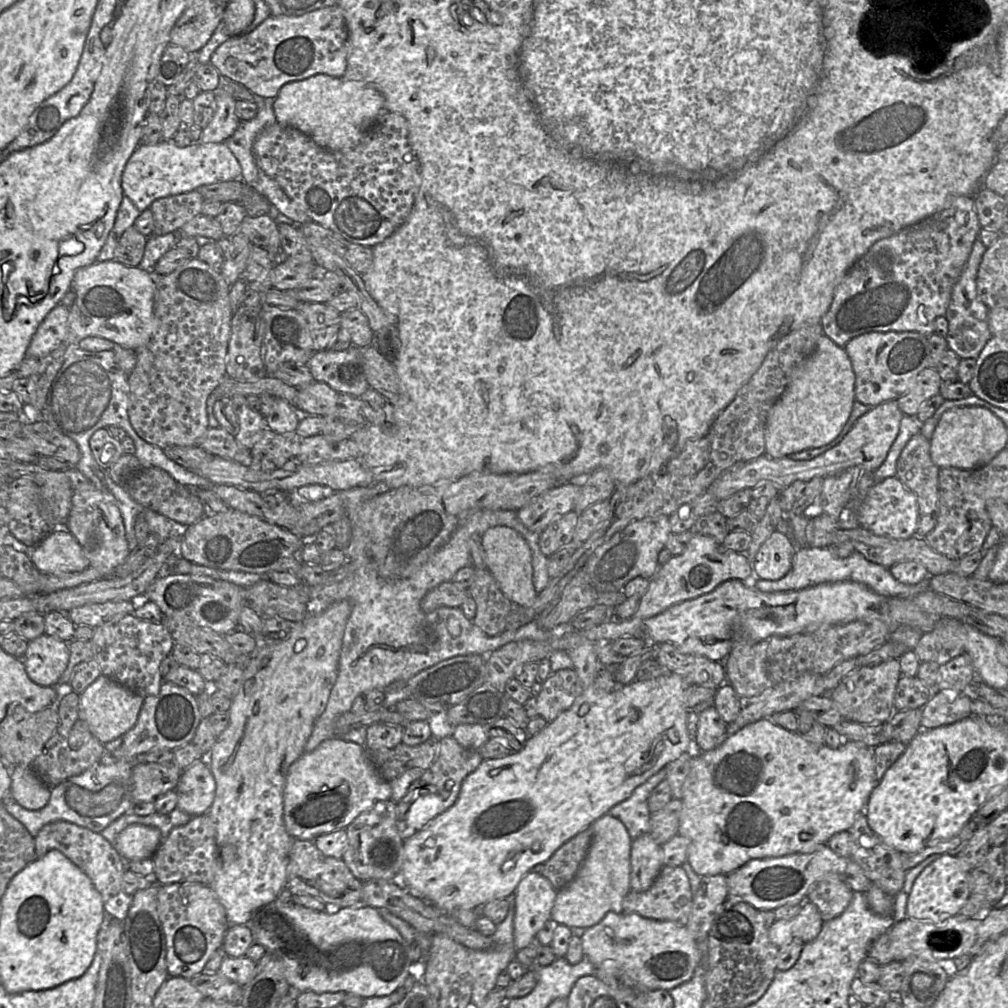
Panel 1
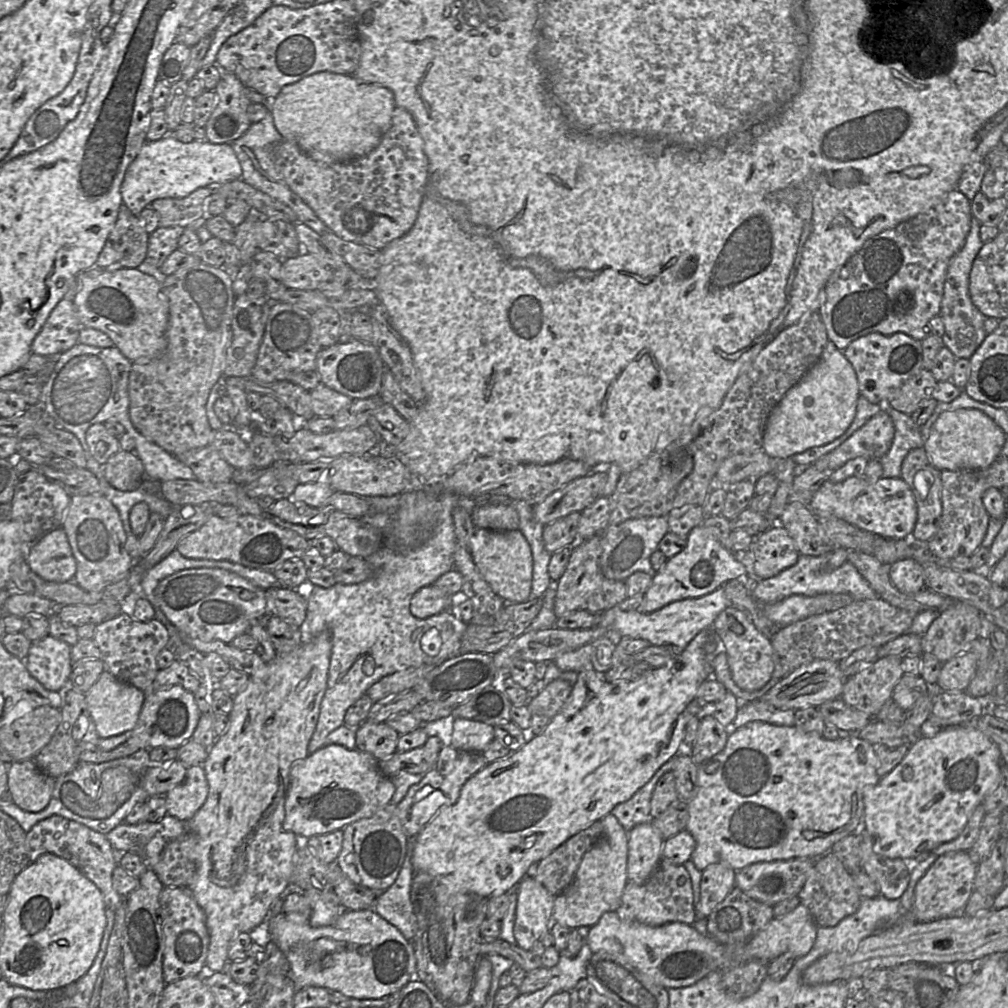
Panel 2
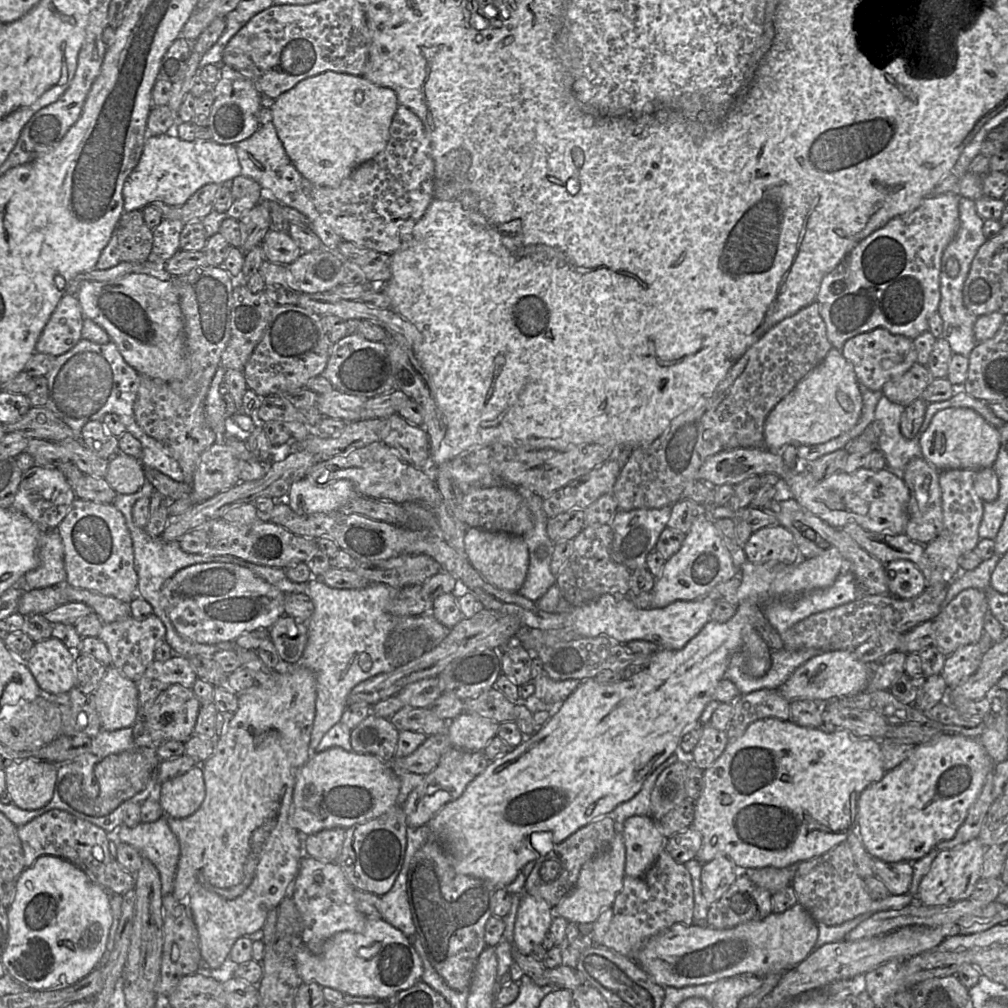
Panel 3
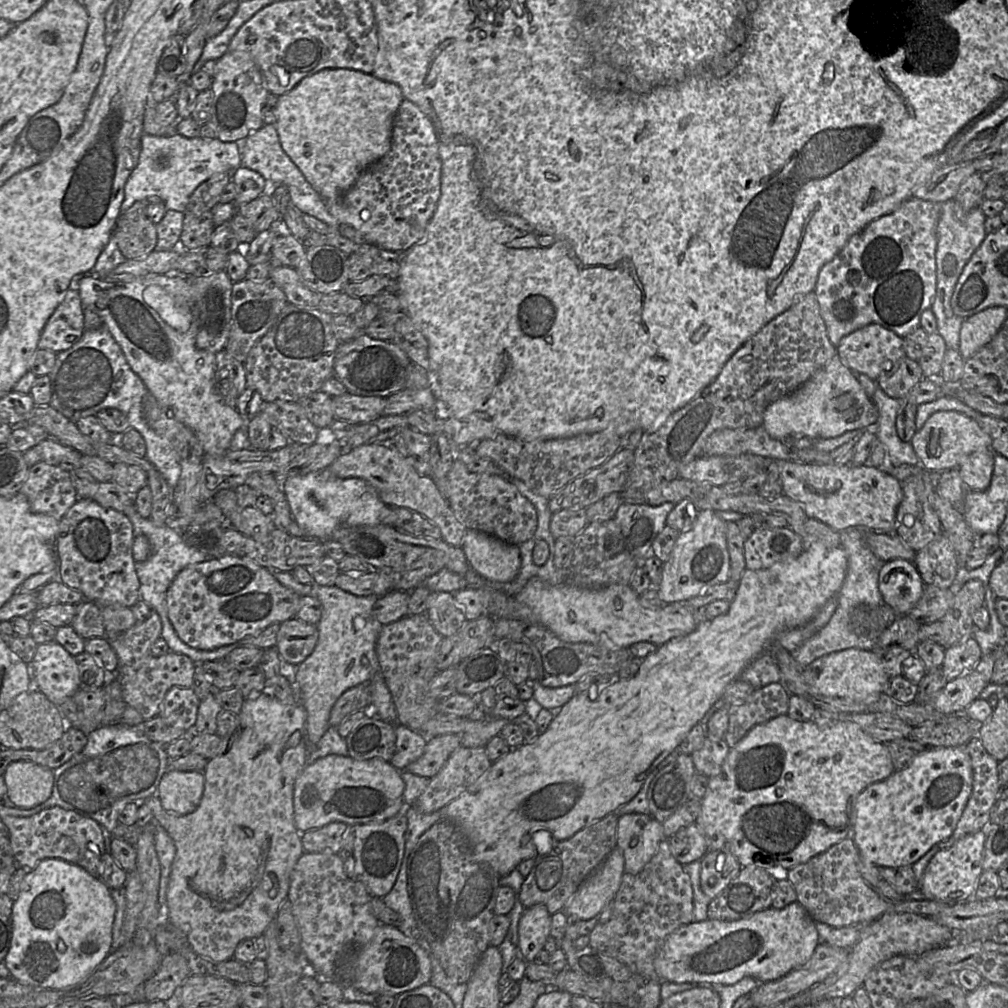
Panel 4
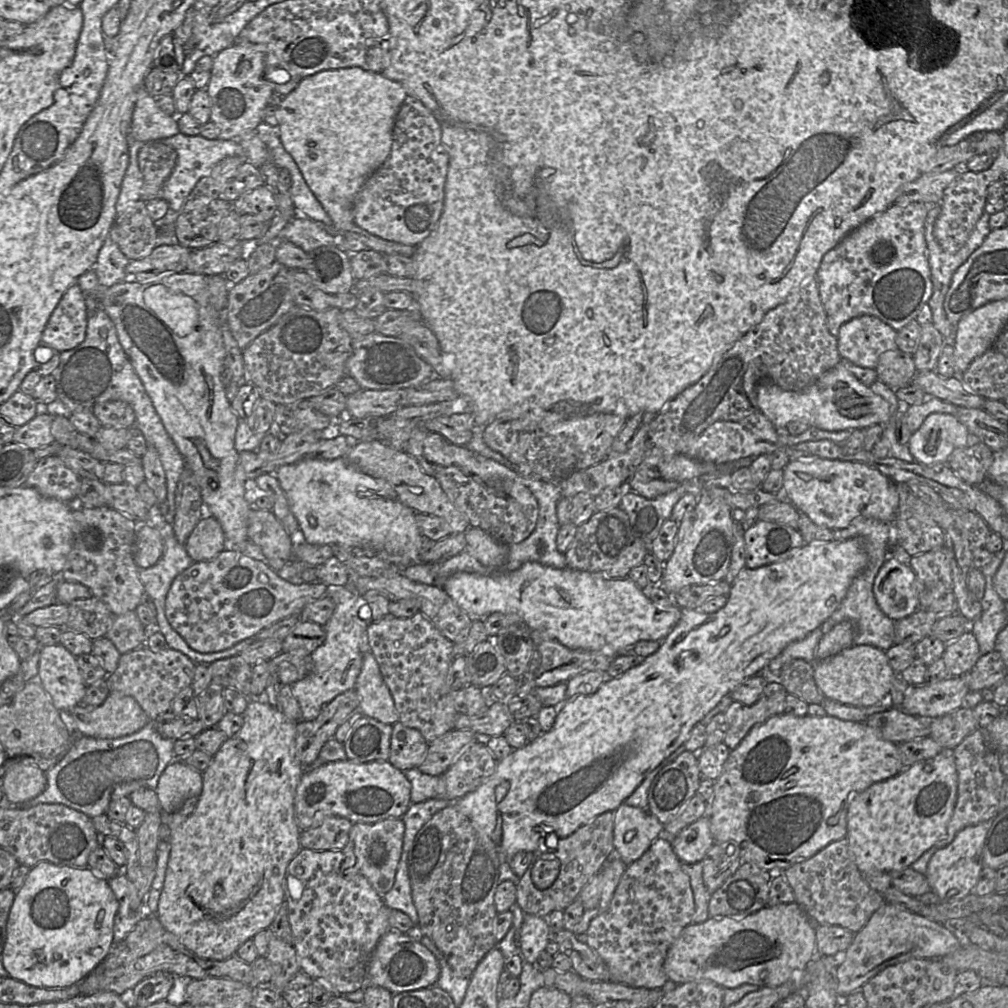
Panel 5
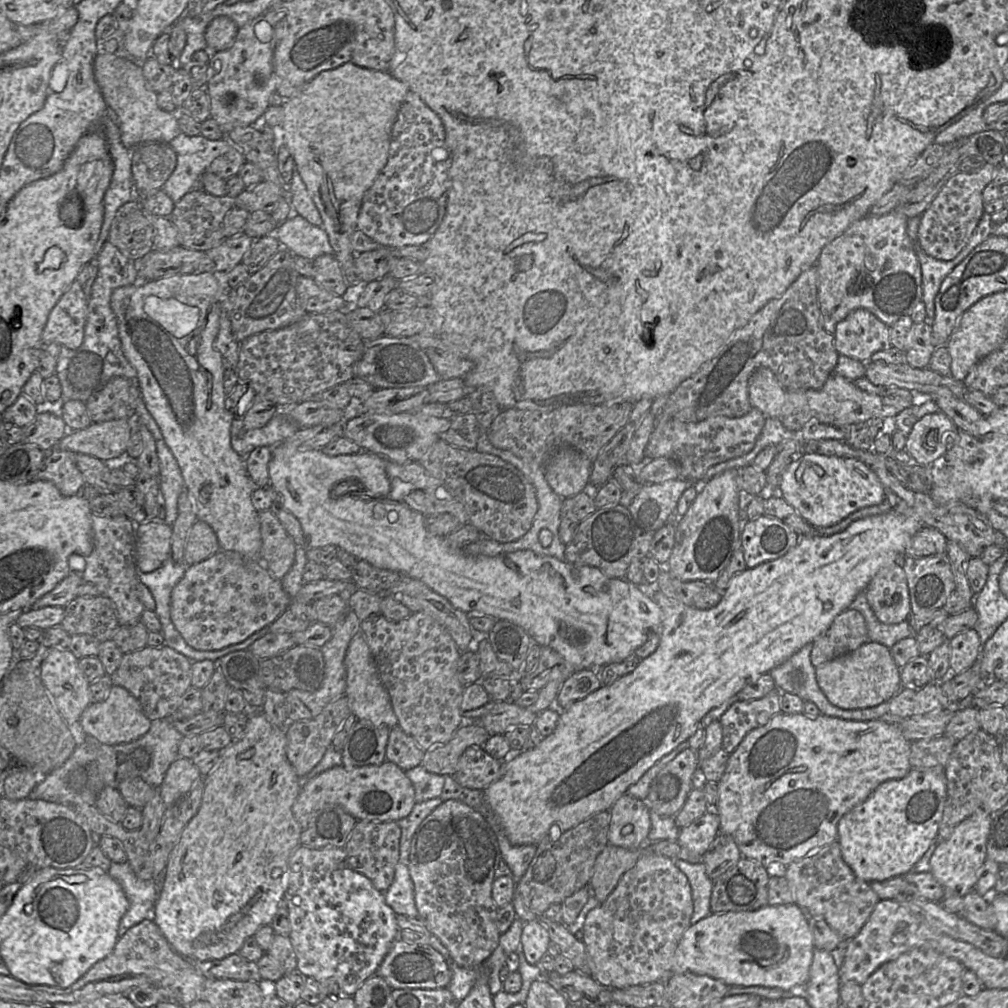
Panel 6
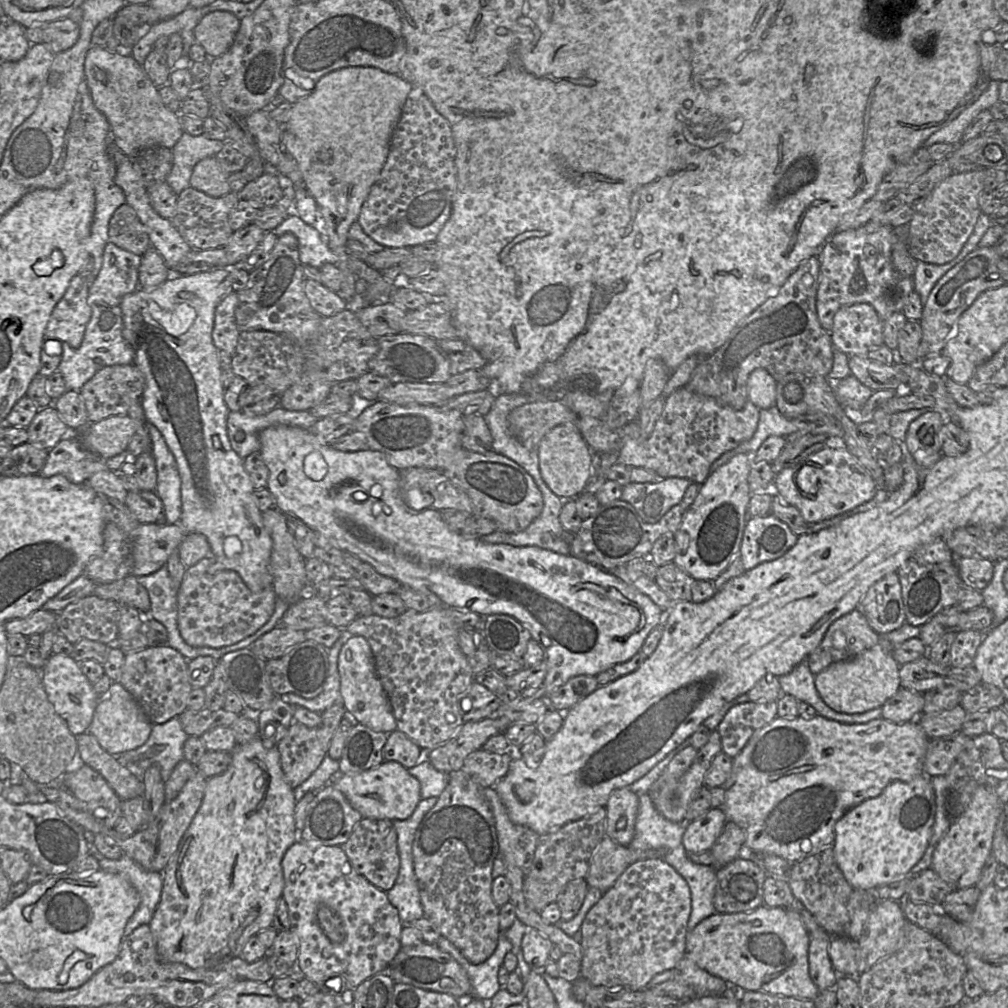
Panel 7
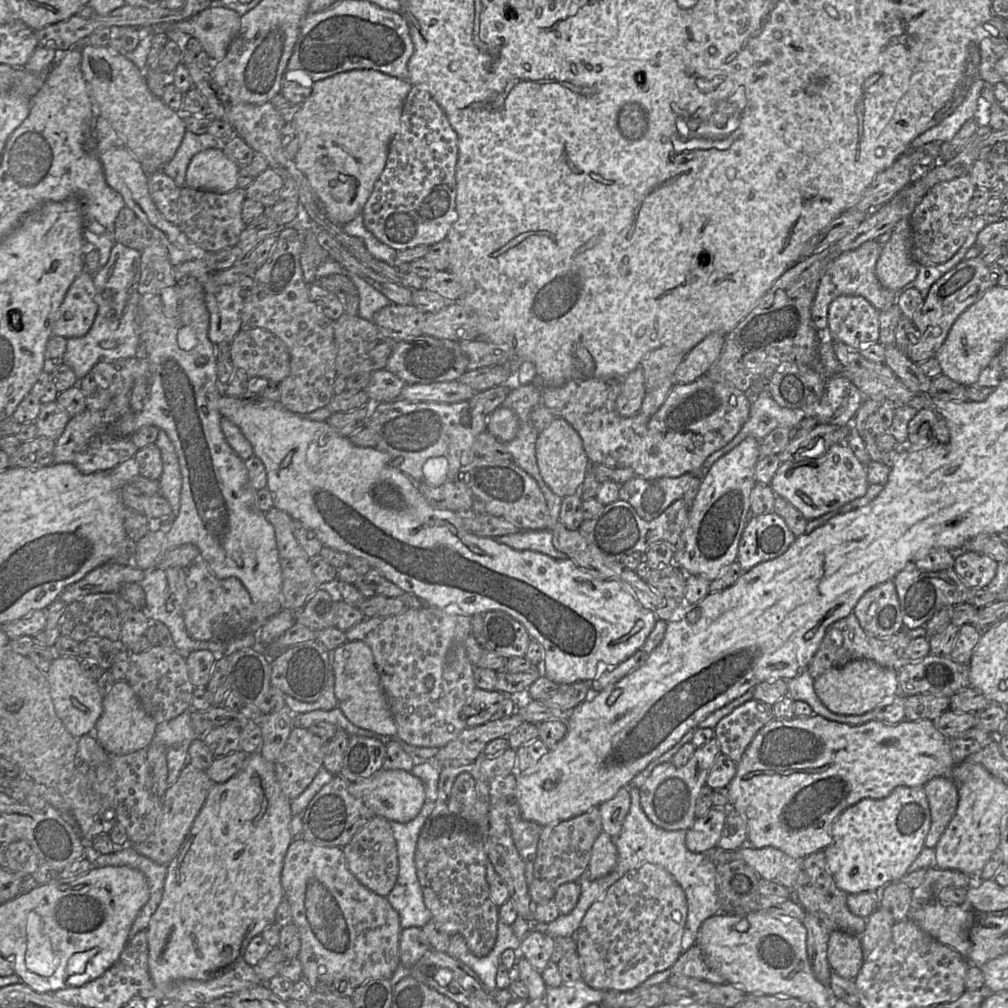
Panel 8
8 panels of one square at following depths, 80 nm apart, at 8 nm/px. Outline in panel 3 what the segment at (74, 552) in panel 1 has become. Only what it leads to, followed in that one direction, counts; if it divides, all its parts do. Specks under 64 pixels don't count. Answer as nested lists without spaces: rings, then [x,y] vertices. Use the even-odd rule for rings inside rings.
[[[56,530],[43,533],[38,555],[38,567],[24,575],[26,589],[52,587],[66,581],[64,547]]]

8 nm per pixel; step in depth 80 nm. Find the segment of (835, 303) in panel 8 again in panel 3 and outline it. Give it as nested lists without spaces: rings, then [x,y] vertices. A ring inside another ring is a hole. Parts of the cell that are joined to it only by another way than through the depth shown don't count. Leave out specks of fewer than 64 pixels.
[[[876,328],[848,339],[841,353],[852,364],[858,382],[872,391],[881,391],[885,383],[905,373],[917,362],[912,340],[891,334],[883,328]]]

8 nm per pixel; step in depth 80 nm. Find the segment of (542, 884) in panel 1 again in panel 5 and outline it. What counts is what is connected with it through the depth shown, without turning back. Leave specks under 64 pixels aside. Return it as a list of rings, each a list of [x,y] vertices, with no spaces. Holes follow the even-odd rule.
[[[526,914],[520,931],[519,948],[525,959],[535,964],[550,940],[550,927],[545,917]]]

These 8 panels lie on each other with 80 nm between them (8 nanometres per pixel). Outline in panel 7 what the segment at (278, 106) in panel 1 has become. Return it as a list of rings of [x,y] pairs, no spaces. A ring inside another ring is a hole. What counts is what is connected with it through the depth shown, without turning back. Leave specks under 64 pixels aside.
[[[344,67],[321,77],[309,96],[292,104],[290,118],[282,126],[295,137],[294,158],[307,191],[318,205],[319,226],[328,236],[328,247],[339,258],[337,267],[342,272],[342,285],[336,293],[350,302],[354,309],[360,307],[359,279],[348,266],[346,243],[349,229],[357,221],[362,205],[386,163],[392,134],[412,87],[399,75],[389,74],[374,67]]]

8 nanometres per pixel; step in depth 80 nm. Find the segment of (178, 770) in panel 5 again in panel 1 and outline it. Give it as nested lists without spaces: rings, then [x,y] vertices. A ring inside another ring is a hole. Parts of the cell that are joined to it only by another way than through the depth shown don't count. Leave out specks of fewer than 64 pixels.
[[[206,759],[183,770],[175,788],[177,808],[192,817],[207,813],[215,798],[216,783]]]

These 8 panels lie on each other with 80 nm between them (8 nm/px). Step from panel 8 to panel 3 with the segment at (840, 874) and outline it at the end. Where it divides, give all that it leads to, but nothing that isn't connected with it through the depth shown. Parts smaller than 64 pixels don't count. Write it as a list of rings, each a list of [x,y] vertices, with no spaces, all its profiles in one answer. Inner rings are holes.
[[[943,733],[929,743],[916,745],[903,762],[885,772],[878,782],[867,786],[858,797],[856,825],[866,851],[885,862],[914,862],[938,843],[953,838],[994,764],[976,737]]]

